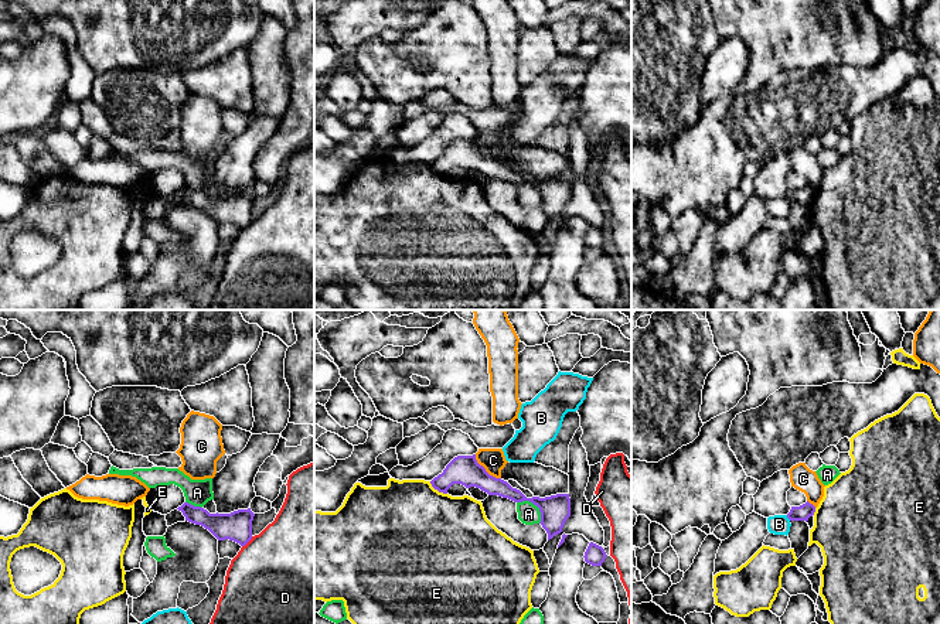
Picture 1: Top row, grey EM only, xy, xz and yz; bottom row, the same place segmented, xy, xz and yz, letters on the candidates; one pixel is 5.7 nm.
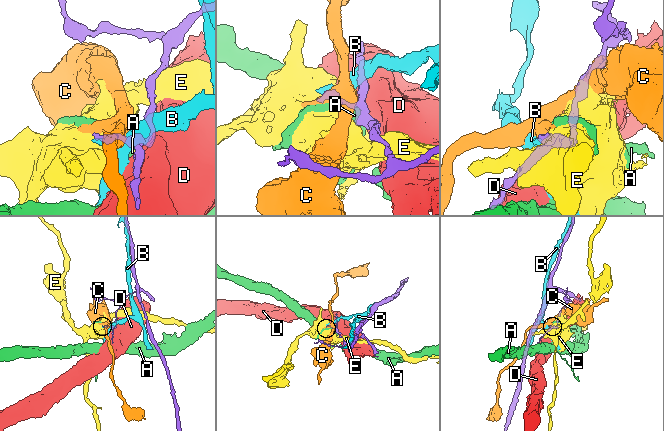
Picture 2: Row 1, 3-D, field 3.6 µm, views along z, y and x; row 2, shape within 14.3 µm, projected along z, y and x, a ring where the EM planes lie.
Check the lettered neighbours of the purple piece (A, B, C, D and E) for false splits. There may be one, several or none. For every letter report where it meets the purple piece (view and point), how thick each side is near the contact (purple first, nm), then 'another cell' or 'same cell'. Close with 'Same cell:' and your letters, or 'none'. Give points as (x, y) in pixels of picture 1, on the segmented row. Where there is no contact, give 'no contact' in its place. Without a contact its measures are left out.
A: meets purple in xz at (534, 504); 170 nm thick on the purple side, 120 nm on the other; another cell
B: meets purple in yz at (789, 518); 90 nm thick on the purple side, 110 nm on the other; another cell
C: meets purple in xz at (484, 470); 170 nm thick on the purple side, 140 nm on the other; another cell
D: meets purple in xy at (247, 542); 170 nm thick on the purple side, 500 nm on the other; another cell
E: meets purple in xz at (438, 490); 170 nm thick on the purple side, 500 nm on the other; another cell
Same cell: none

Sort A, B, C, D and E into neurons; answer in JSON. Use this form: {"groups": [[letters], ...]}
{"groups": [["A"], ["B"], ["C"], ["D"], ["E"]]}

